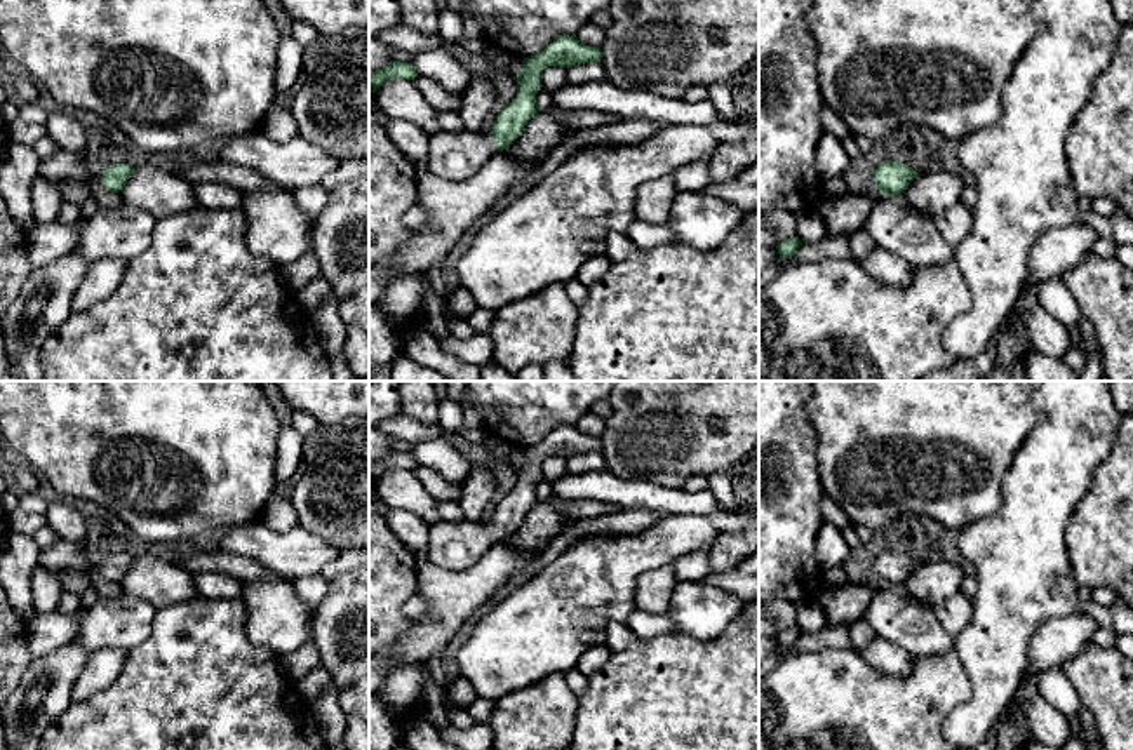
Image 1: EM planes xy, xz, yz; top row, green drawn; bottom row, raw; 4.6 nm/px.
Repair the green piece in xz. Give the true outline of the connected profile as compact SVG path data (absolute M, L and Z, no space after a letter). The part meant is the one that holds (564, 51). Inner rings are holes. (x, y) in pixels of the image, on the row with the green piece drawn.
M576 35L557 37L541 52L524 57L517 75L517 96L496 115L491 132L473 137L466 131L447 132L439 129L428 136L428 162L425 167L430 174L447 181L470 177L496 151L513 144L538 113L536 94L545 68L600 63L600 57L599 47L581 44Z

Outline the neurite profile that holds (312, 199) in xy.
M315 184L294 191L292 197L303 214L313 221L327 202L327 190L322 184Z

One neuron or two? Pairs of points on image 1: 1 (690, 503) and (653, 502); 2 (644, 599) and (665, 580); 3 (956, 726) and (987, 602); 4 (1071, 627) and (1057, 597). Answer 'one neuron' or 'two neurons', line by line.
1: one neuron
2: one neuron
3: one neuron
4: two neurons

